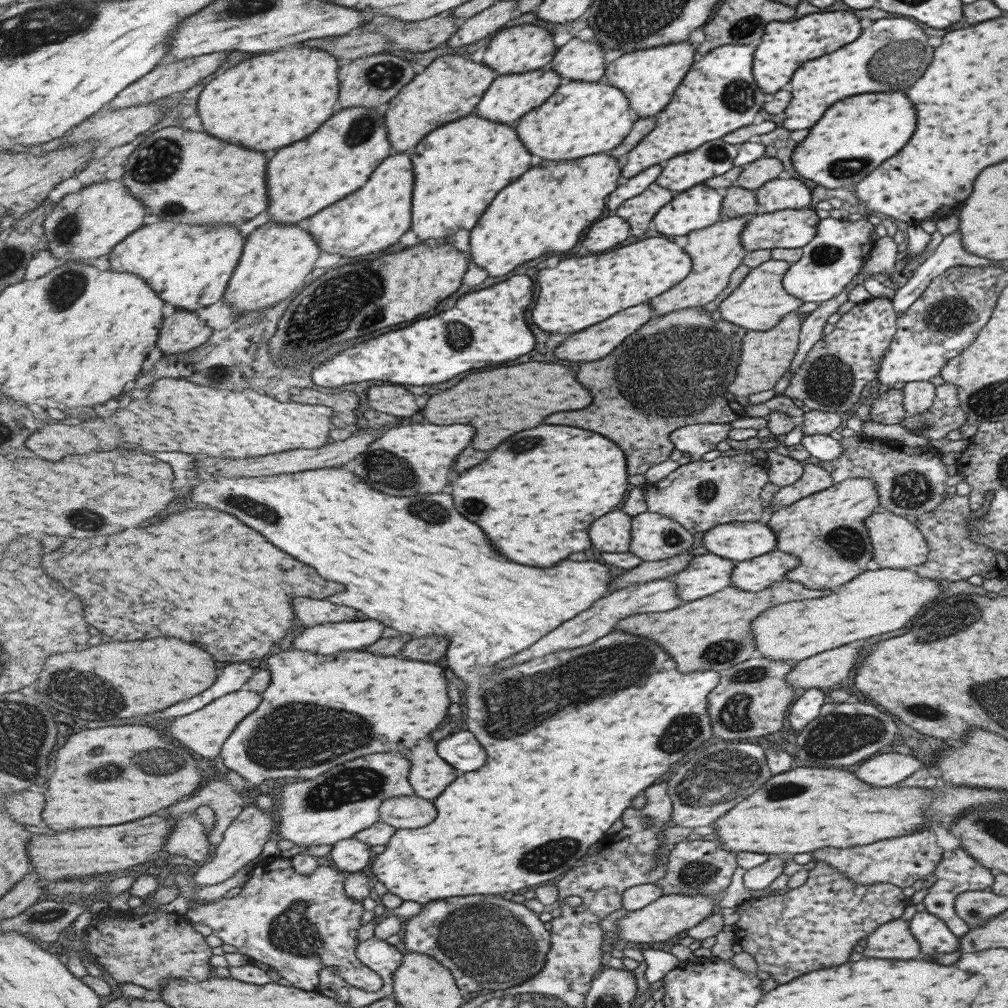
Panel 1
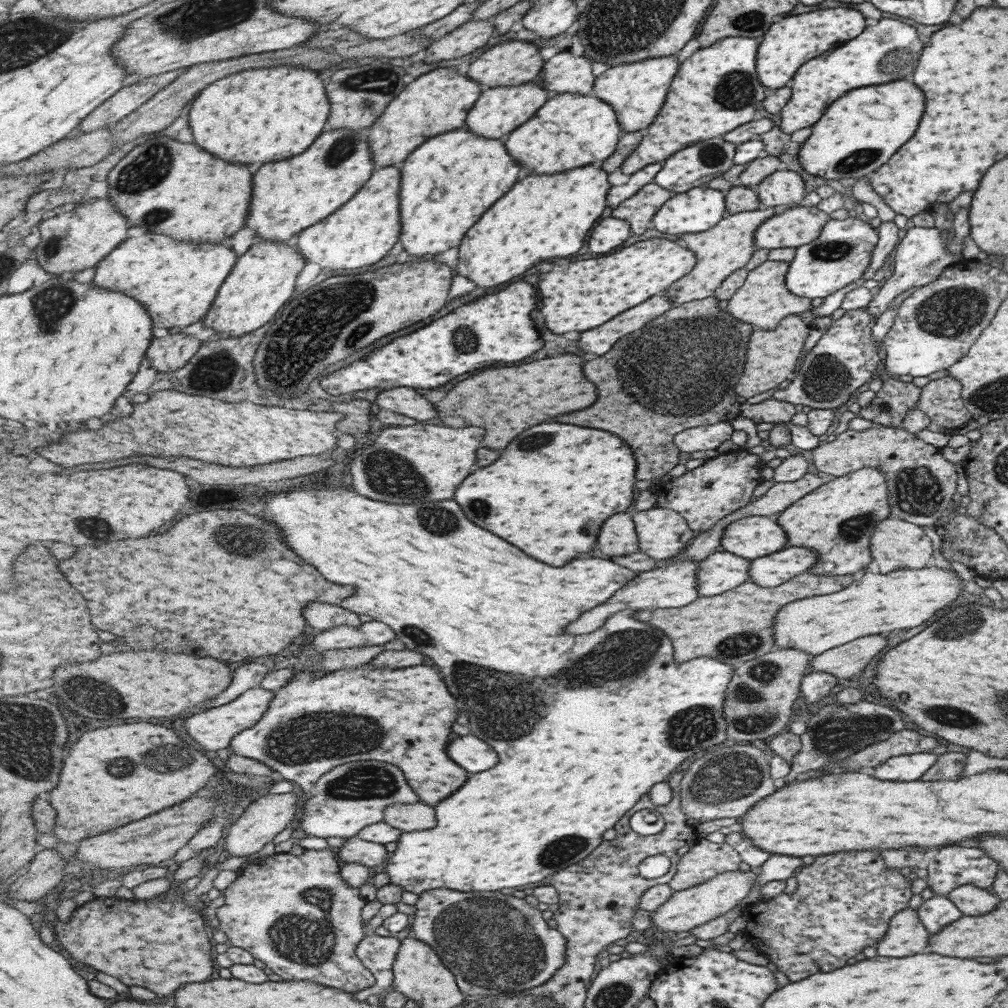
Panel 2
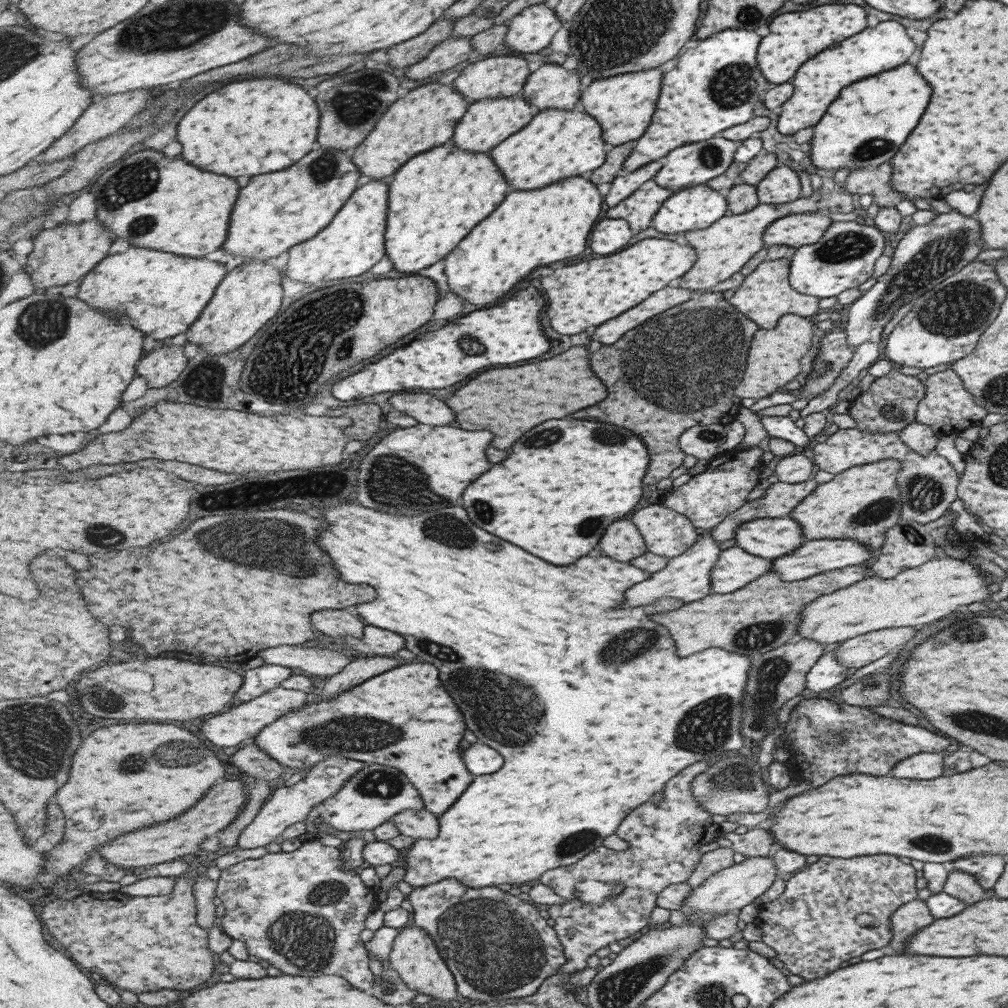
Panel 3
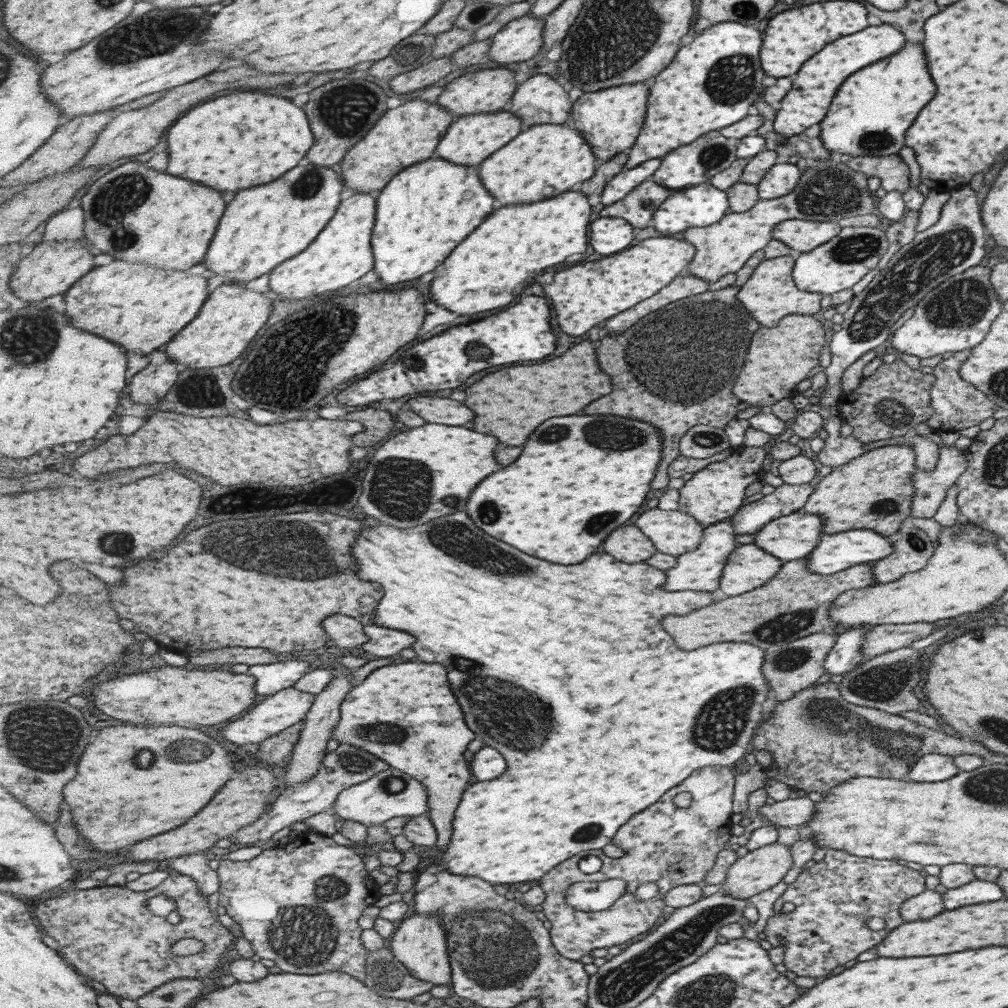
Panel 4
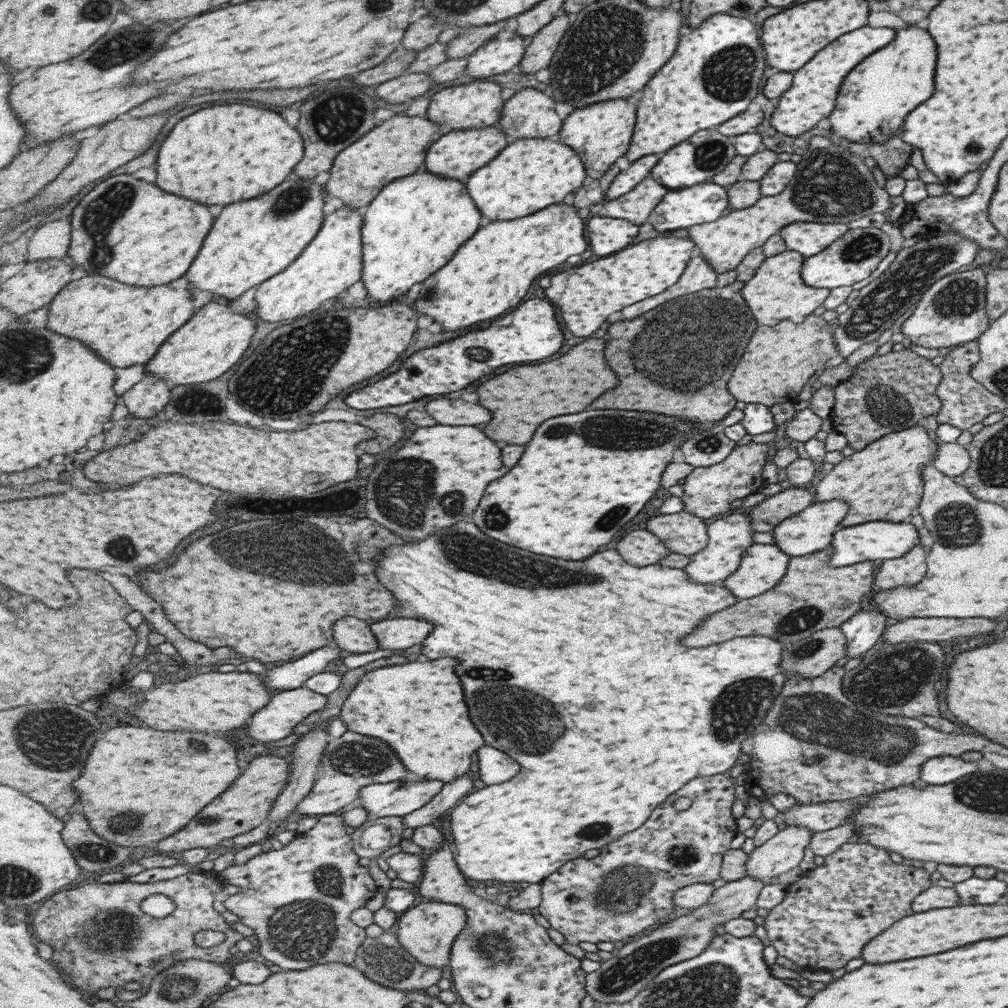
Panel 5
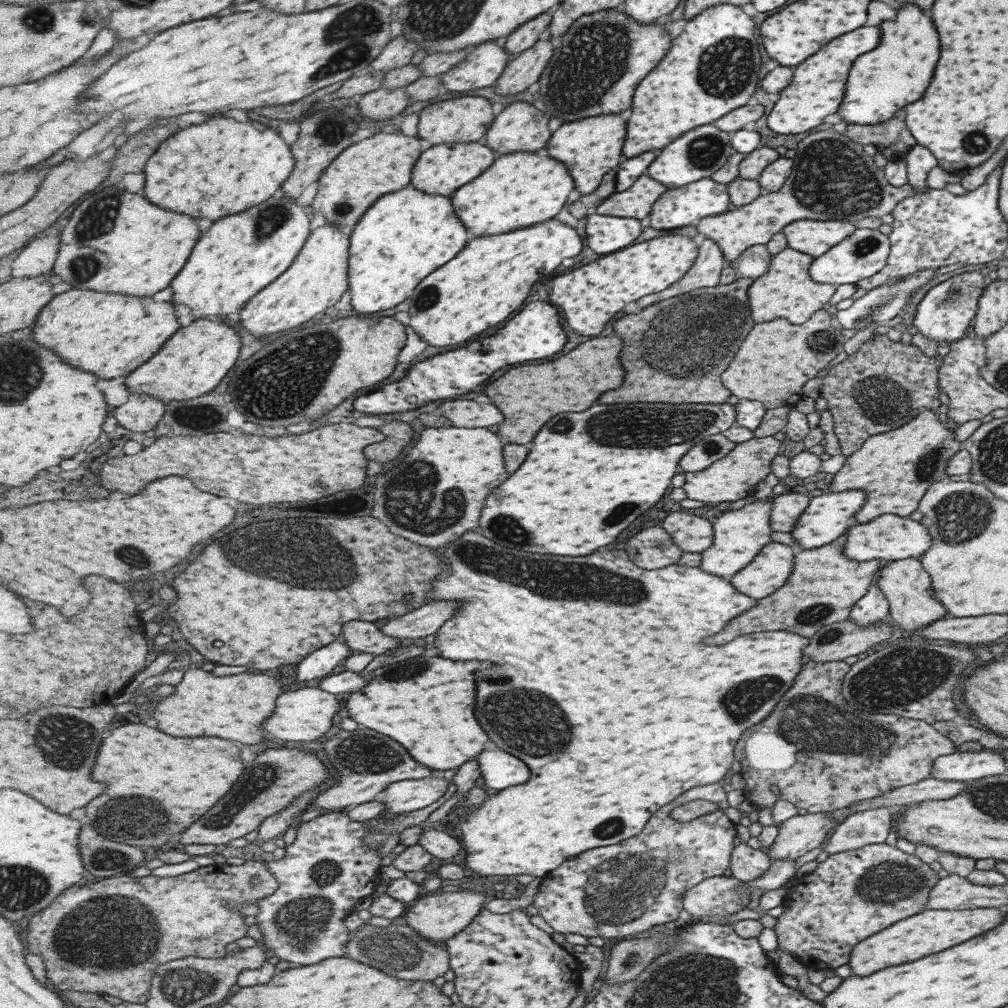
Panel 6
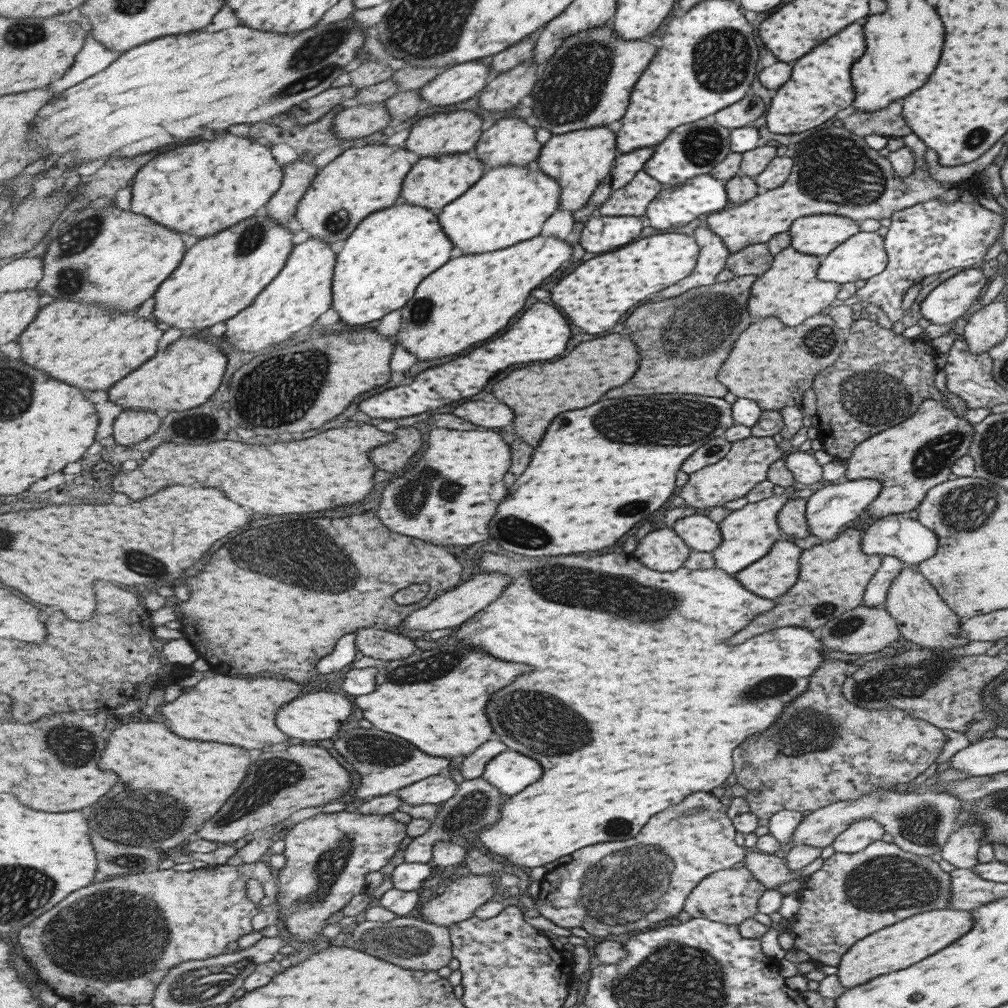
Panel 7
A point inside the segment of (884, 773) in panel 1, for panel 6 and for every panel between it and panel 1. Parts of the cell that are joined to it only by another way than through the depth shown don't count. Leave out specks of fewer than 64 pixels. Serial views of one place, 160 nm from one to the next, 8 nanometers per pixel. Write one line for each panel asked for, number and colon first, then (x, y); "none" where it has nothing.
2: (903, 768)
3: (923, 766)
4: (932, 767)
5: (939, 770)
6: (965, 766)

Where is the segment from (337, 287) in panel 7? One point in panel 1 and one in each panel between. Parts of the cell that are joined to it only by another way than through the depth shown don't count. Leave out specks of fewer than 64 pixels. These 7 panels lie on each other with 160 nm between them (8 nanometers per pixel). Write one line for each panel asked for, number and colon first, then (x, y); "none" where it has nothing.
1: (462, 166)
2: (475, 172)
3: (435, 200)
4: (426, 212)
5: (415, 226)
6: (406, 235)

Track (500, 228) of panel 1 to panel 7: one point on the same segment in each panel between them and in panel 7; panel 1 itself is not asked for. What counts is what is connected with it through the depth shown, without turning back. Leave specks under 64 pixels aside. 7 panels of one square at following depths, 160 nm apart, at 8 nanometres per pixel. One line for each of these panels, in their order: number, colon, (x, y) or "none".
2: (546, 216)
3: (531, 228)
4: (488, 270)
5: (489, 275)
6: (491, 278)
7: (475, 296)

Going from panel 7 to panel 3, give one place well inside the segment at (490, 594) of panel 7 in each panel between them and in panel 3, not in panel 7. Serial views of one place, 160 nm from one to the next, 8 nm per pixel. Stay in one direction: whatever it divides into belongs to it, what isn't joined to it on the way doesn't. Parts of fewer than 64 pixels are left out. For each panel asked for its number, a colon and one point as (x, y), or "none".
3: (376, 640)
4: (383, 641)
5: (393, 634)
6: (412, 627)

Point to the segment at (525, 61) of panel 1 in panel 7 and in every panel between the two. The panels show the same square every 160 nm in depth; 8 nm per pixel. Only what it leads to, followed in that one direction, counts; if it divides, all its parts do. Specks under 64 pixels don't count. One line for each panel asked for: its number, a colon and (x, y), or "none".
2: (511, 63)
3: (497, 77)
4: (490, 90)
5: (478, 104)
6: (467, 119)
7: (454, 132)

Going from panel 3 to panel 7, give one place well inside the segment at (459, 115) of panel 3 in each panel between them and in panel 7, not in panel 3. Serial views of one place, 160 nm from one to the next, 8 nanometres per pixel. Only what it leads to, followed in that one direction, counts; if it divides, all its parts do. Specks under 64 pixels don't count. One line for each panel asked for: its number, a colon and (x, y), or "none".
4: (404, 136)
5: (399, 148)
6: (363, 173)
7: (364, 180)

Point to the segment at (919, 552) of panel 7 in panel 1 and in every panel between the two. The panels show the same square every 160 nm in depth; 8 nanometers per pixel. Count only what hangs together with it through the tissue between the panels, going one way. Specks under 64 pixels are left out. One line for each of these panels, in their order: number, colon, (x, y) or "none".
1: (751, 575)
2: (769, 571)
3: (813, 556)
4: (835, 552)
5: (878, 540)
6: (888, 537)

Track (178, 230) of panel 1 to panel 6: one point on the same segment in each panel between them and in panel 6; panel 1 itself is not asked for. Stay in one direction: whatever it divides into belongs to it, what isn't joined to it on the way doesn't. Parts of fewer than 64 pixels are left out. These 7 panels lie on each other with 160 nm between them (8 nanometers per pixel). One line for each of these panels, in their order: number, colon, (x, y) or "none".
2: (178, 282)
3: (164, 294)
4: (142, 307)
5: (126, 325)
6: (109, 334)

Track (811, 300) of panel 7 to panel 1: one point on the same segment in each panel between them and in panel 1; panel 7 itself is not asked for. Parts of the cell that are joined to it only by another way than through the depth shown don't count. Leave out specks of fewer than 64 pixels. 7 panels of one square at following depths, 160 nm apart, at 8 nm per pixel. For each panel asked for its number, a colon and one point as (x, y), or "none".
1: (758, 302)
2: (762, 300)
3: (765, 295)
4: (769, 293)
5: (776, 291)
6: (786, 290)

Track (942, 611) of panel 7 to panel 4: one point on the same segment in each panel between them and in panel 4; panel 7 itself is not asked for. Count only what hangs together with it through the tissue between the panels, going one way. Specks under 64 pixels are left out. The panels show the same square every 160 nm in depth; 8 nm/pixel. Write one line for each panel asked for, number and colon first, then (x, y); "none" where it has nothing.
4: (911, 548)
5: (908, 569)
6: (905, 585)

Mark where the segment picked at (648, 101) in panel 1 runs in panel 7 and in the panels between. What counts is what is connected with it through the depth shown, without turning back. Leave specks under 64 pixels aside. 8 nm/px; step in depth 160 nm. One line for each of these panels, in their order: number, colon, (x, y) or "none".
2: (637, 91)
3: (624, 105)
4: (611, 120)
5: (601, 134)
6: (591, 147)
7: (580, 161)

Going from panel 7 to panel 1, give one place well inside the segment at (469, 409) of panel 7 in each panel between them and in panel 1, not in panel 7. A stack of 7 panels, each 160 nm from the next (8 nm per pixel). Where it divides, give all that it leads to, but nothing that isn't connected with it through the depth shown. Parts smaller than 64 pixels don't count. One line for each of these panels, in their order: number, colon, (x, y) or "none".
1: (396, 400)
2: (406, 401)
3: (426, 408)
4: (439, 410)
5: (446, 411)
6: (464, 413)

